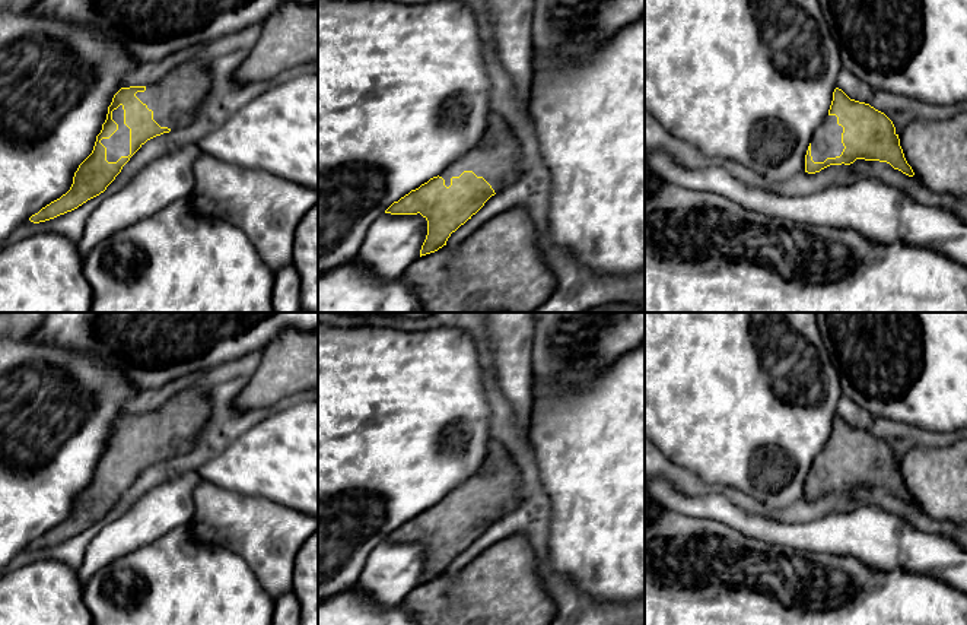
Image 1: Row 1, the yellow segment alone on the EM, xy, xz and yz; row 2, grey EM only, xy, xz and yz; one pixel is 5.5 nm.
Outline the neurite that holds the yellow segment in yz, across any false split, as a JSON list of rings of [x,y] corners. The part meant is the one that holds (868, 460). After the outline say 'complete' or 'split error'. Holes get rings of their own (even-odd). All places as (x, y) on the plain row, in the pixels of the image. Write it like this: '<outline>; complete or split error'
[[[836,415],[828,442],[815,457],[805,482],[805,499],[856,486],[879,488],[913,504],[893,448],[869,431],[850,426]]]; split error

